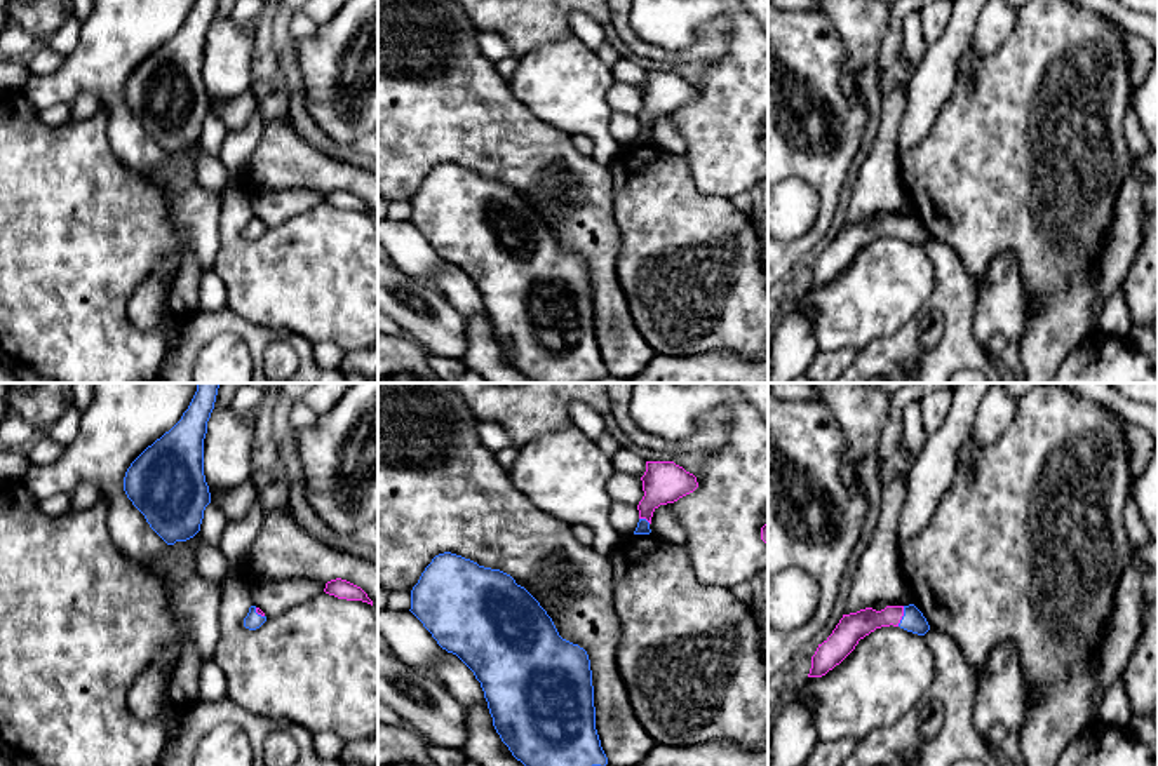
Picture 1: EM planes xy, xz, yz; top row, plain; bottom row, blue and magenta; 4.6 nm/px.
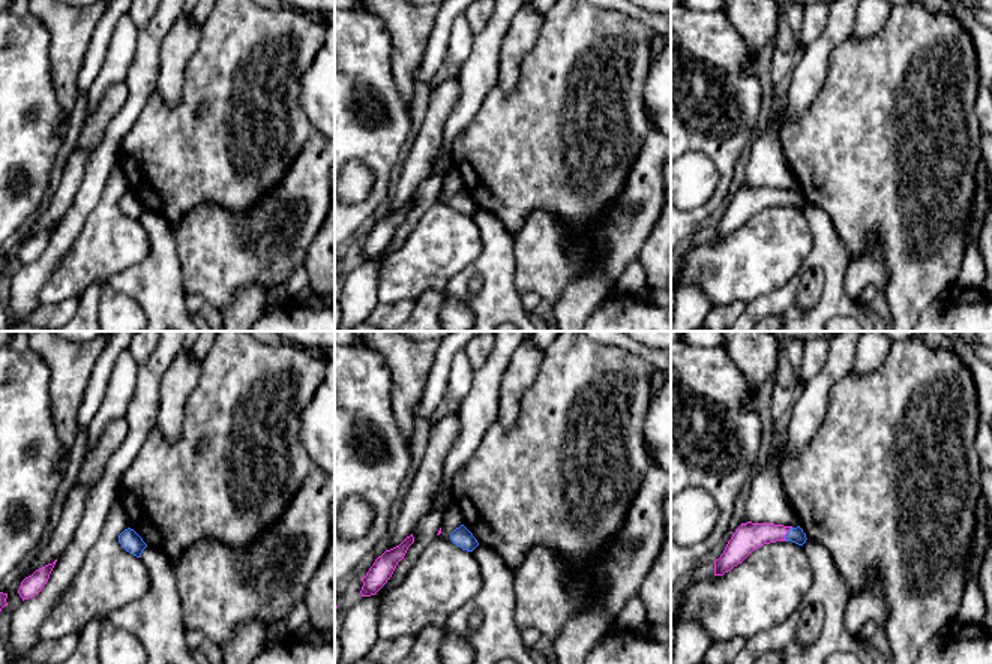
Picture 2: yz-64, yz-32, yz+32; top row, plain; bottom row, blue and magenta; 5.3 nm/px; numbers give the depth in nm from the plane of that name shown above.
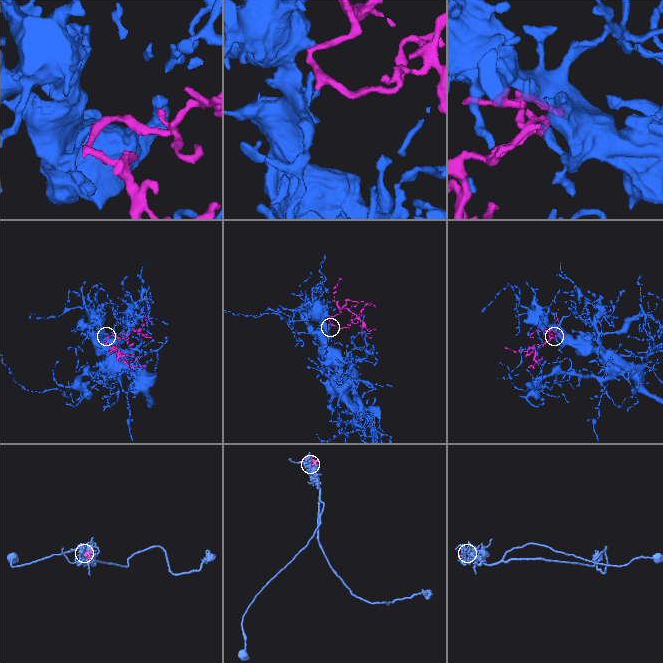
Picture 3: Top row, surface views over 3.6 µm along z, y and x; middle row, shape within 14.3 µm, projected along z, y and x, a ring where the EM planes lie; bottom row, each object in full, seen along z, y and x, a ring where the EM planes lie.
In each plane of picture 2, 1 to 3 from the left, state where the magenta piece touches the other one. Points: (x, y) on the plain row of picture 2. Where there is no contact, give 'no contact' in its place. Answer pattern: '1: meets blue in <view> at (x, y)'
1: no contact
2: no contact
3: meets blue in yz+32 at (787, 198)

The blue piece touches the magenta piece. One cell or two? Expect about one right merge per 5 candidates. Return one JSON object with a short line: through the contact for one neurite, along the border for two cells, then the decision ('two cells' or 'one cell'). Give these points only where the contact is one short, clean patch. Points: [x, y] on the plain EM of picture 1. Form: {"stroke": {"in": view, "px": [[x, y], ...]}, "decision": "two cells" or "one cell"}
{"stroke": {"in": "yz", "px": [[913, 230], [902, 227], [869, 228], [852, 237]]}, "decision": "one cell"}

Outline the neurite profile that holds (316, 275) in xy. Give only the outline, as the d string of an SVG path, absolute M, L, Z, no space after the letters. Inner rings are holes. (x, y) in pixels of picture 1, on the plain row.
M244 192L221 193L219 249L212 270L226 287L226 306L239 317L268 327L277 336L300 336L312 345L336 343L345 352L378 346L378 219L362 211L347 211L326 202L308 207L277 228L249 240L244 228L251 218Z

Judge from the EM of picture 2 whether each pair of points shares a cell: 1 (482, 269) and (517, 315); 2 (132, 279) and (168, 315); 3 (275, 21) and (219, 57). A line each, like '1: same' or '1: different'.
1: same
2: same
3: same

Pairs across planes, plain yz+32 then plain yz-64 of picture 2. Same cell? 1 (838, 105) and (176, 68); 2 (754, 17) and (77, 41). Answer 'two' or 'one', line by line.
1: two
2: one

